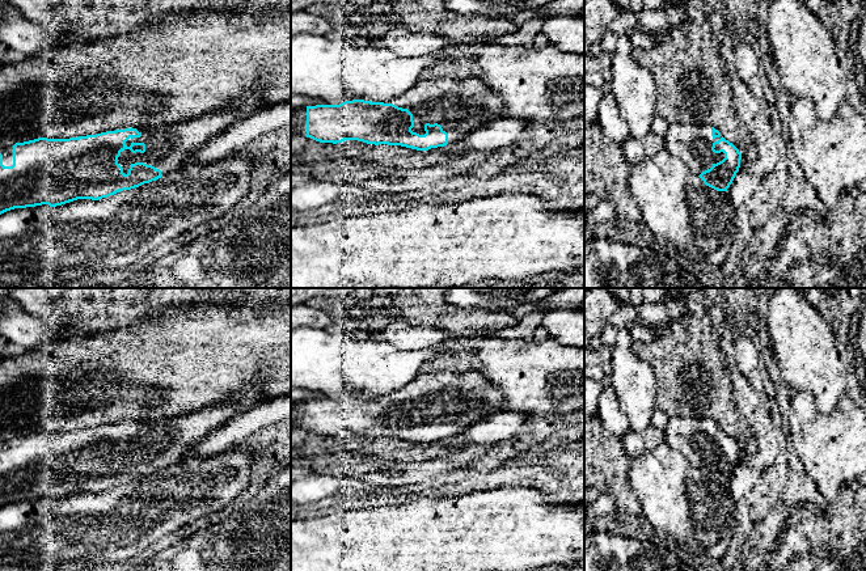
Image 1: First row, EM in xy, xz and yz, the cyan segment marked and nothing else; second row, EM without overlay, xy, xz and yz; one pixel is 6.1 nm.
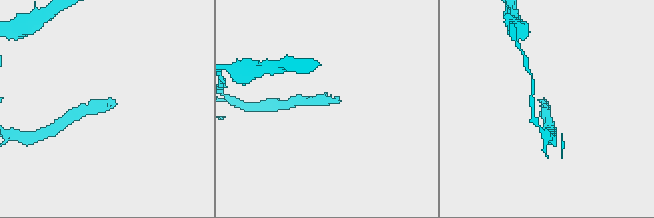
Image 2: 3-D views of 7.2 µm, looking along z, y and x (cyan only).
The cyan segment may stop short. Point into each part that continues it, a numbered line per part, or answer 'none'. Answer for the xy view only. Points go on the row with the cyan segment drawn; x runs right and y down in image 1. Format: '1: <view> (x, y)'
1: xy (168, 147)

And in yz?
1: yz (691, 143)

